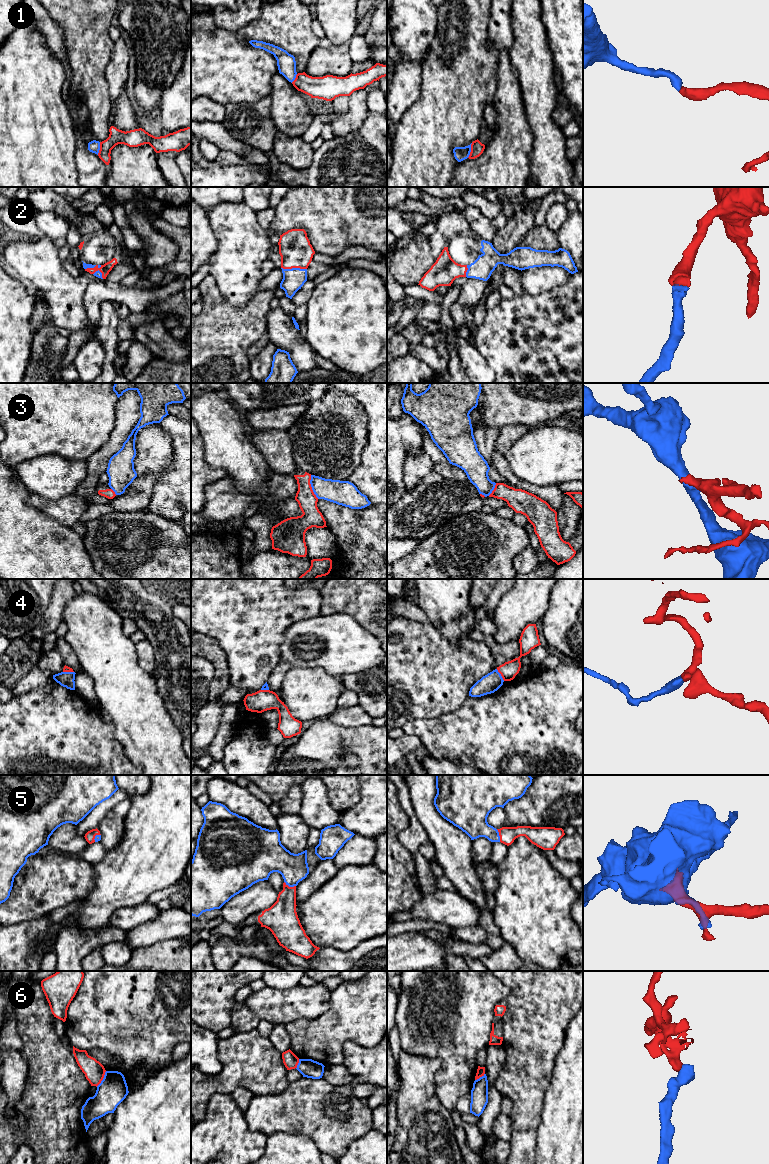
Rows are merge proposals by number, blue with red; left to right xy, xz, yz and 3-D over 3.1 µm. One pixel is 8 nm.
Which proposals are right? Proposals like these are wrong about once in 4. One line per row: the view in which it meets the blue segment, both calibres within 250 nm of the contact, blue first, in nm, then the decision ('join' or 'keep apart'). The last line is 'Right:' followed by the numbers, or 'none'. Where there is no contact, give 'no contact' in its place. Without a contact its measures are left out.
1: contact in yz; calibres 110 and 110 nm; join
2: contact in xz; calibres 180 and 260 nm; join
3: contact in xz; calibres 190 and 160 nm; keep apart
4: contact in yz; calibres 150 and 140 nm; keep apart
5: contact in xz; calibres 220 and 240 nm; join
6: contact in xy; calibres 240 and 170 nm; keep apart
Right: 1, 2, 5

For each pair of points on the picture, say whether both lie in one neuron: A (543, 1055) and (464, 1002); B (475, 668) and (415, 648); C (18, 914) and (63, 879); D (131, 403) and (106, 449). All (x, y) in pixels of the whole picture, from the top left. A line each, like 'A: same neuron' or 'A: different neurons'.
A: different neurons
B: same neuron
C: same neuron
D: same neuron

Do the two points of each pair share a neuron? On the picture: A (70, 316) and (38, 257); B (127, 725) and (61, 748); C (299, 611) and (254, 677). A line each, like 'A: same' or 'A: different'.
A: same
B: different
C: same

